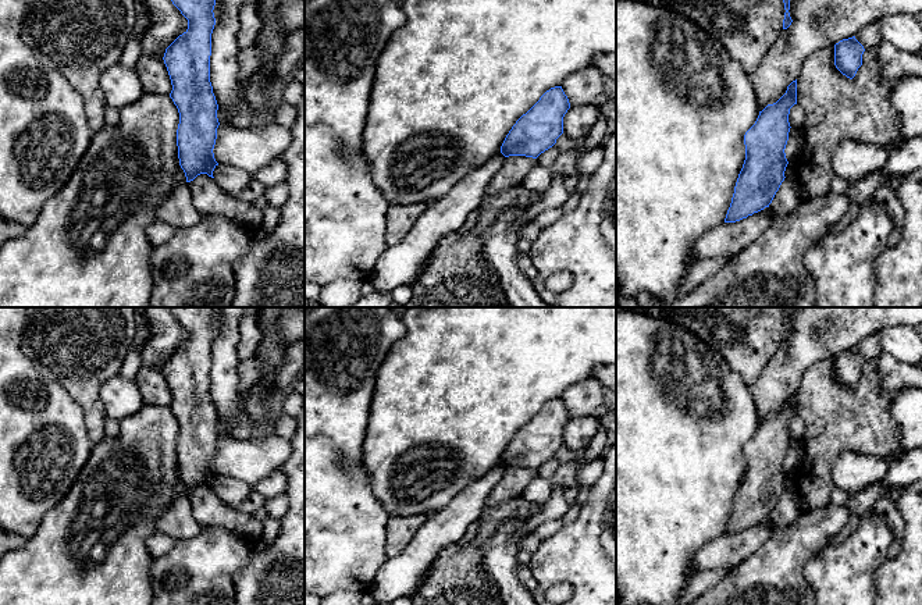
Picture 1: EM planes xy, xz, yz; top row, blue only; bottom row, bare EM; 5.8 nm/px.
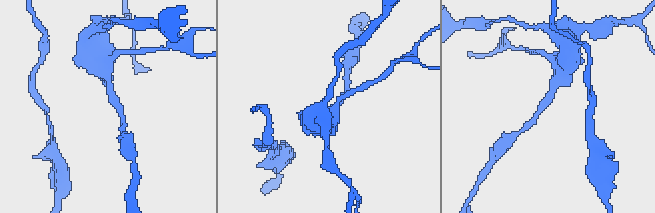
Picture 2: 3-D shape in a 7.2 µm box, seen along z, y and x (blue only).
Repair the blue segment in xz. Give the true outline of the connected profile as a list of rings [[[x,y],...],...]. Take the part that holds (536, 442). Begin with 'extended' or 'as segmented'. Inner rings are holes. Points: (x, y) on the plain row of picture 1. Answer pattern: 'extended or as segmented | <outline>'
as segmented | [[[562,398],[551,399],[516,433],[501,458],[501,465],[505,469],[537,470],[563,445],[563,428],[569,420]]]

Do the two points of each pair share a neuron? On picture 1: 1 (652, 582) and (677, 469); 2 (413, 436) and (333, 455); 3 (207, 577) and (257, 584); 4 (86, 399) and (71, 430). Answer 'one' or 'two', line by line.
1: one
2: two
3: two
4: two

